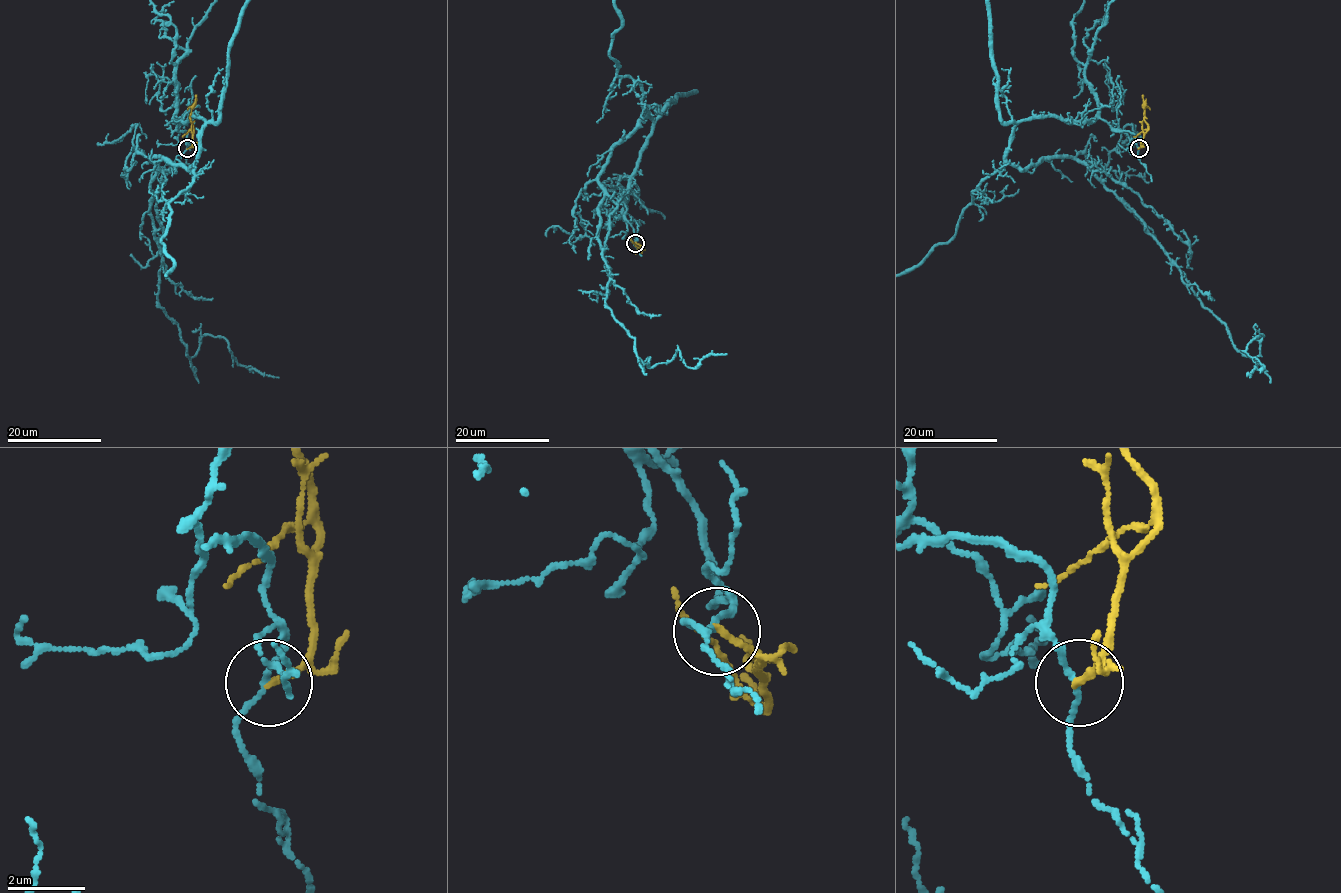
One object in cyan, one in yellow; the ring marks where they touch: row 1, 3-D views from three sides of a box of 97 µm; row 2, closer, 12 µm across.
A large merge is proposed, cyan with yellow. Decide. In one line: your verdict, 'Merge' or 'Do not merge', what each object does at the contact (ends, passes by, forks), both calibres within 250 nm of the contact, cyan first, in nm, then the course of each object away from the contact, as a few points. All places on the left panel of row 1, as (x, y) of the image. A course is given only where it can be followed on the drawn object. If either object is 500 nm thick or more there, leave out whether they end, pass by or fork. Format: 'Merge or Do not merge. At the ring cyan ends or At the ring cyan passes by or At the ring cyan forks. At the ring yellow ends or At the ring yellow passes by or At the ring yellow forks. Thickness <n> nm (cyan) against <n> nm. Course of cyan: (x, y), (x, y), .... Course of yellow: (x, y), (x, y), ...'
Do not merge. At the ring cyan passes by. At the ring yellow ends. Thickness 120 nm (cyan) against 180 nm. Course of cyan: (187, 148), (186, 133), (173, 119), (204, 121), (195, 180), (169, 203), (162, 238), (175, 283), (160, 285). Course of yellow: (187, 148), (192, 144), (190, 113), (195, 95)

